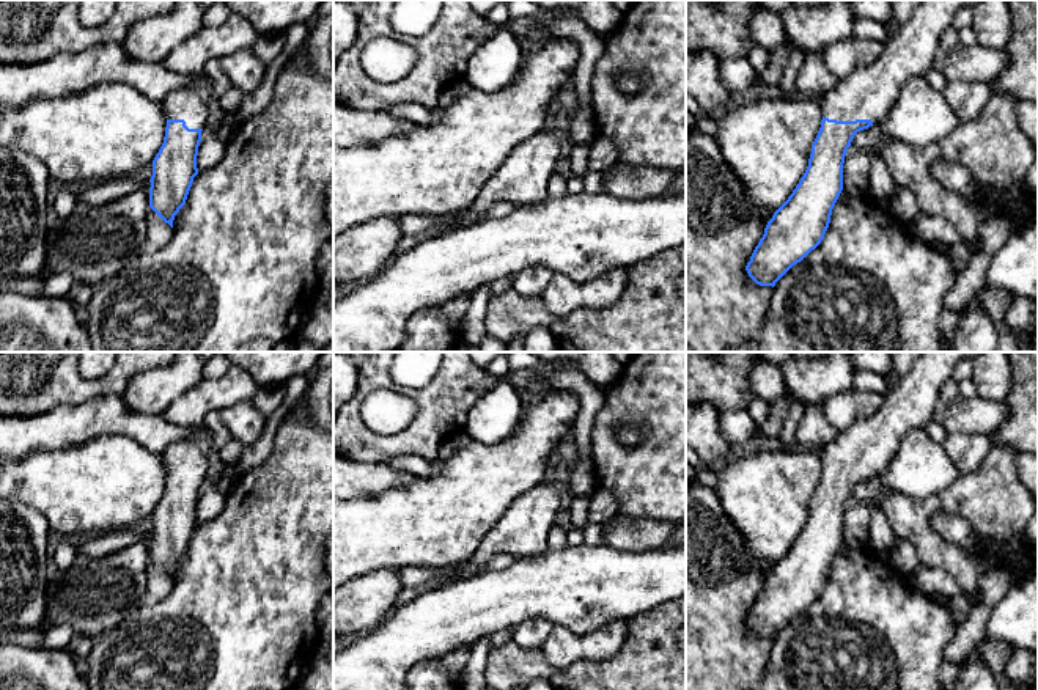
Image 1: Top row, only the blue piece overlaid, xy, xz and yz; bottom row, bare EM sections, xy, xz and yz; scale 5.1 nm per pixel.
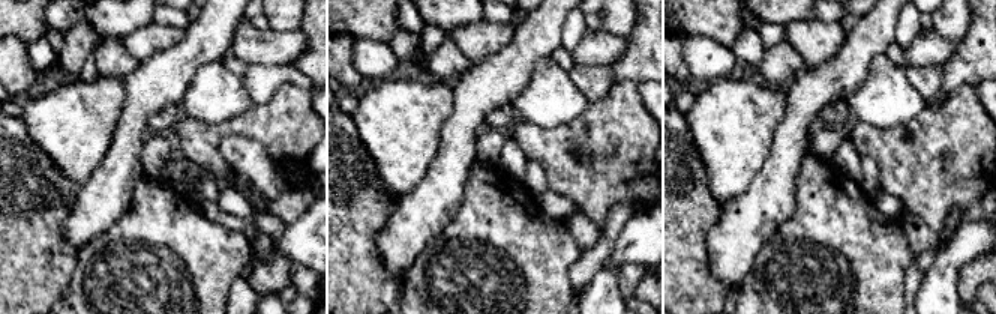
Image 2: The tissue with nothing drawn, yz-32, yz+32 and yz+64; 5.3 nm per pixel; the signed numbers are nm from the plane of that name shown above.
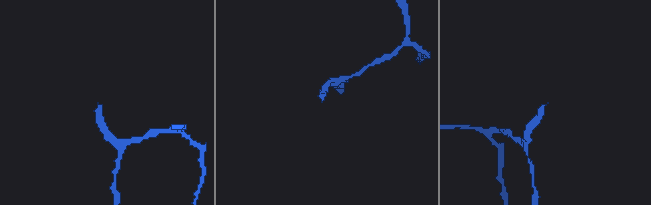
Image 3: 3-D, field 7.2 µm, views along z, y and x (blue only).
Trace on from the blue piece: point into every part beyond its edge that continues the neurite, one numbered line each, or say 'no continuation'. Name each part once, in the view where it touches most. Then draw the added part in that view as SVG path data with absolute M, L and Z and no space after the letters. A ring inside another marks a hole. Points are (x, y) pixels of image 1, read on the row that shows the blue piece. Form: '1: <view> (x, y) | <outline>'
1: yz (868, 93) | M920 0L912 16L895 27L884 52L868 66L838 80L821 99L823 116L881 124L906 80L933 66L940 35L964 6L981 0Z

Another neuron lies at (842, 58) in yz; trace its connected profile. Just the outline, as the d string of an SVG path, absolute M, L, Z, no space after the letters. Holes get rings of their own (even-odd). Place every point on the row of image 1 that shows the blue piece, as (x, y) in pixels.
M856 36L835 42L823 49L819 53L826 68L843 80L857 69L871 64L884 52L884 42L871 39L859 39Z

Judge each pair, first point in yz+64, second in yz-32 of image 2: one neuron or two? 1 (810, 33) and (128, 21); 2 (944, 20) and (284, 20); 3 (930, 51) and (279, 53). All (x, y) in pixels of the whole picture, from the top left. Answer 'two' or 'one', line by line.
1: two
2: one
3: one

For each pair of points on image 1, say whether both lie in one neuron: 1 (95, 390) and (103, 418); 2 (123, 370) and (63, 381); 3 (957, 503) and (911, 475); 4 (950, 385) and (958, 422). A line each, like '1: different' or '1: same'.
1: different
2: same
3: different
4: different

